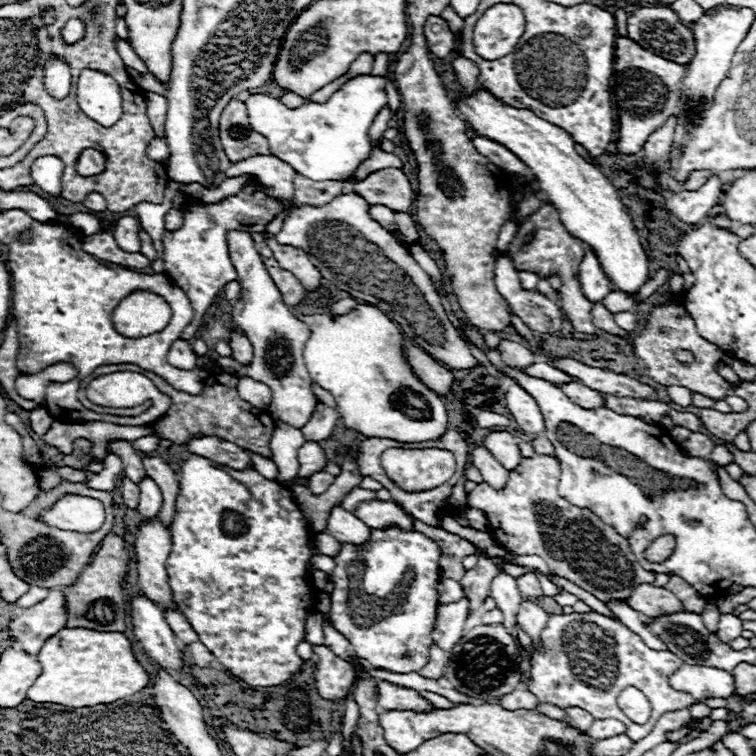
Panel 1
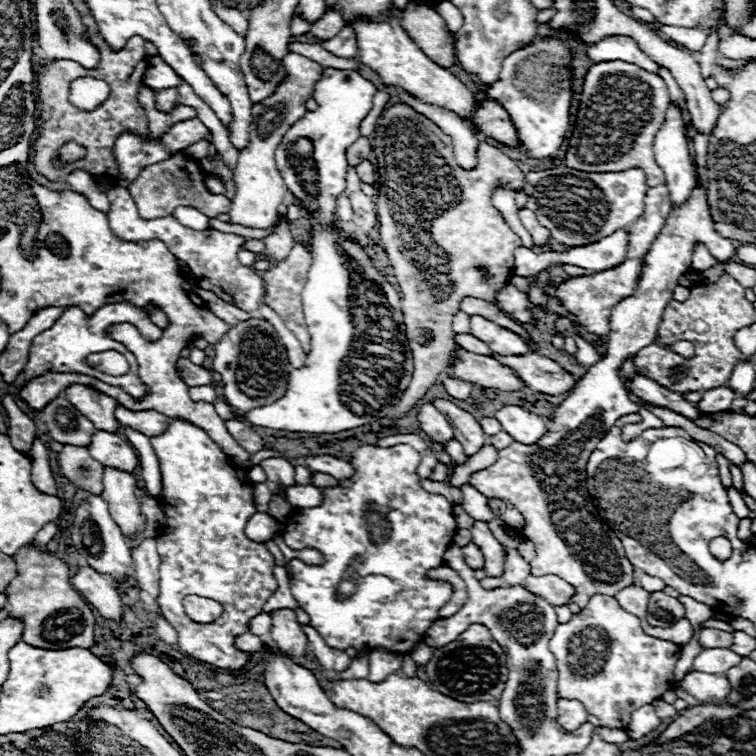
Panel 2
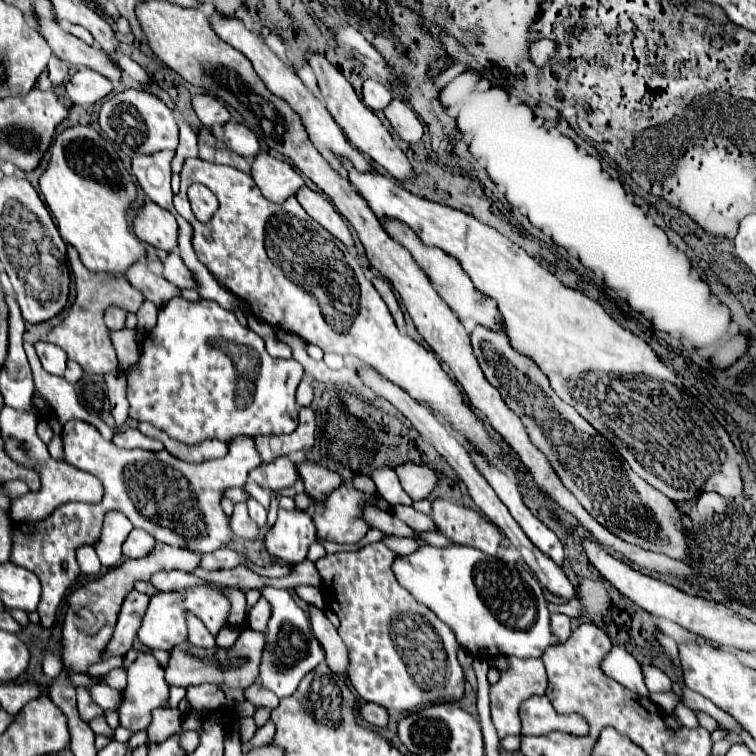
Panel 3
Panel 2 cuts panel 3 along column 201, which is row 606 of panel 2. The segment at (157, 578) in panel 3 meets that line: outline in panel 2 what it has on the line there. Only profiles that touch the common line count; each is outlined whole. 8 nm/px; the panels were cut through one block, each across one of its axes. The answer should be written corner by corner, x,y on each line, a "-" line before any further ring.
694,188
690,200
676,208
670,218
666,220
666,226
662,228
662,232
658,234
658,238
654,240
654,244
650,246
646,258
644,258
644,266
642,266
642,274
636,286
634,296
622,300
620,304
616,304
612,308
612,318
610,318
610,334
608,334
608,348
602,360
598,360
596,364
592,364
588,368
588,372
582,376
582,380
576,384
576,388
572,390
572,394
556,408
554,418
548,422
548,432
542,440
538,440
538,444
520,444
514,442
508,448
502,448
498,452
498,460
496,464
492,464
486,470
474,472
470,476
470,484
482,492
488,498
500,498
510,502
514,508
518,508
522,512
522,516
526,518
526,528
522,530
522,534
534,542
536,546
536,556
530,562
532,566
532,574
534,576
544,576
544,574
554,574
560,576
562,580
566,580
568,584
572,584
576,588
576,596
572,598
574,604
578,604
580,608
584,608
588,604
588,600
594,594
608,594
614,596
618,590
632,586
634,584
634,572
632,572
632,564
626,558
626,552
622,548
622,542
616,538
614,530
600,518
596,506
592,504
592,496
586,490
586,464
590,454
596,450
596,444
606,436
606,432
614,426
614,422
624,416
626,412
638,412
638,406
634,402
628,400
628,392
620,380
620,370
626,358
632,358
634,354
638,354
640,348
648,346
654,342
662,312
668,304
668,300
672,298
672,290
678,286
678,278
688,272
690,268
690,258
692,258
692,244
700,240
708,246
712,258
716,262
728,262
736,250
732,246
730,240
722,238
720,234
716,234
712,230
712,218
708,212
708,204
706,204
706,194
700,192
698,188

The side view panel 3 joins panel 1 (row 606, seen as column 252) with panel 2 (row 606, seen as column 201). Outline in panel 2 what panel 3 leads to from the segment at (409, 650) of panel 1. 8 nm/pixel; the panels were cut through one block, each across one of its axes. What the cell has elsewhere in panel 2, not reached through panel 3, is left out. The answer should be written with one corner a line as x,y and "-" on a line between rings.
364,444
364,446
358,446
352,454
350,454
350,460
348,460
354,468
354,476
350,480
340,480
338,486
330,486
330,488
322,488
322,504
316,506
316,508
306,508
306,510
298,510
294,512
288,520
286,520
286,526
284,526
284,542
292,548
292,550
304,550
304,548
314,548
318,550
320,554
324,554
324,564
322,566
308,566
304,564
302,560
292,560
290,562
290,572
292,572
292,592
294,592
294,598
298,600
298,606
310,616
310,626
314,630
318,630
318,634
326,640
326,644
330,644
332,648
338,648
338,650
346,650
346,648
358,648
362,650
364,644
370,646
370,648
386,648
386,650
392,650
392,652
408,652
414,648
414,644
418,644
426,630
430,628
430,624
438,618
438,610
452,598
454,590
451,585
446,582
430,580
426,578
426,573
432,568
438,568
444,564
444,552
446,548
452,544
452,538
458,530
456,526
456,520
452,516
452,504
440,496
440,494
430,494
426,492
422,486
420,486
420,478
416,474
418,470
418,464
420,464
420,454
408,446
408,444
396,444
396,446
390,446
390,448
380,448
380,446
372,446
372,444

